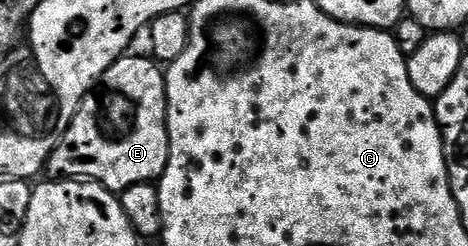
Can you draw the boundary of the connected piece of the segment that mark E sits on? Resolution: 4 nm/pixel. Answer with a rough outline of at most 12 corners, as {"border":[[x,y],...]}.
{"border":[[119,58],[48,157],[113,192],[160,179],[165,77]]}

